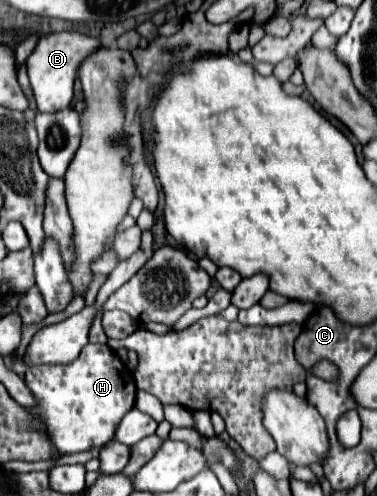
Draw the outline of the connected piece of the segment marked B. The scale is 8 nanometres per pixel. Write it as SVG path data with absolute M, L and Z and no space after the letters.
M78 31L50 33L38 41L36 49L30 53L30 57L26 61L26 69L28 69L30 85L32 85L40 113L56 113L70 105L72 95L74 95L74 79L76 79L78 65L96 47L100 47L98 39L82 35Z

